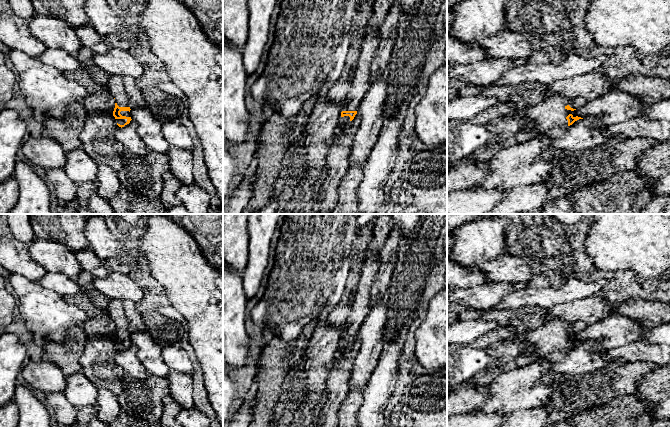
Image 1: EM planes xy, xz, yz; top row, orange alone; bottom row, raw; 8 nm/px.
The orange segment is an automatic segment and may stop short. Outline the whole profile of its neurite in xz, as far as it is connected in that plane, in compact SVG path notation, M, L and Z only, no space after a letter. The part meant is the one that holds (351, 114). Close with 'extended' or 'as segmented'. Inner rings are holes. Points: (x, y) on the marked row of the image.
M369 29L360 48L350 90L342 103L341 126L347 128L371 86L371 66L380 41L380 29Z | extended

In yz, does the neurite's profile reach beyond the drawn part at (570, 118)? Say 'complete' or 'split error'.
split error

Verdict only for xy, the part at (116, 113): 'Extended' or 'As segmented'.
Extended

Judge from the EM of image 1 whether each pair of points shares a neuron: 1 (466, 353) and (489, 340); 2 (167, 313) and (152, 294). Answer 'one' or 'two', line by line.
1: two
2: one

